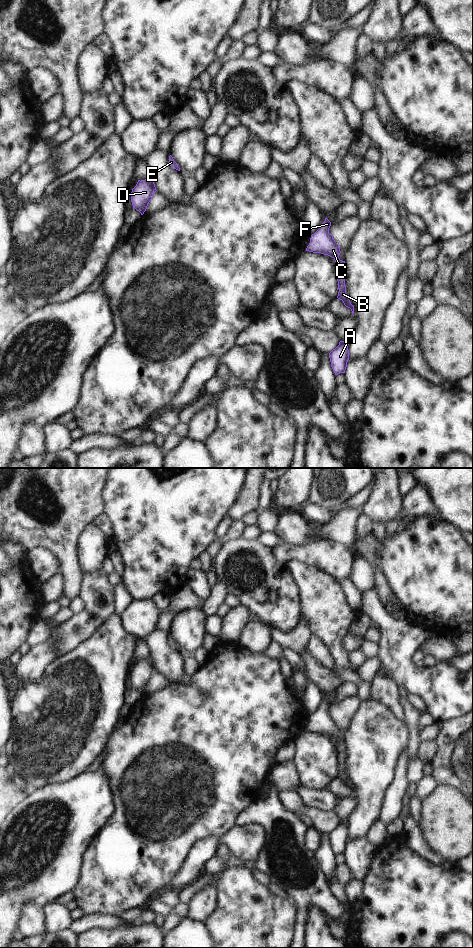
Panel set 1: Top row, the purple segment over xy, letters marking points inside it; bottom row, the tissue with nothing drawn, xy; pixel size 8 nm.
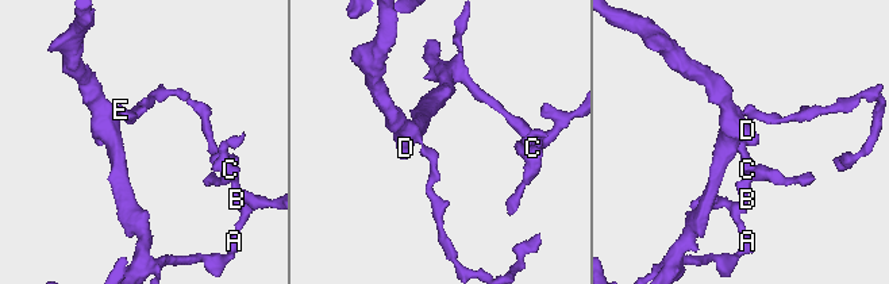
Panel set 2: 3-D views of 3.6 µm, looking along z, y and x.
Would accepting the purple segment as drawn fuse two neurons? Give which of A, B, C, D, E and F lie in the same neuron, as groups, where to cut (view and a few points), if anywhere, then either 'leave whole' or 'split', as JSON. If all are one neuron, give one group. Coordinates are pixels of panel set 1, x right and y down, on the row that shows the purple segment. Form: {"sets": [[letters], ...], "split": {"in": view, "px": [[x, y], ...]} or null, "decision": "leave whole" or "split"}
{"sets": [["A", "B", "C", "D", "E", "F"]], "split": null, "decision": "leave whole"}

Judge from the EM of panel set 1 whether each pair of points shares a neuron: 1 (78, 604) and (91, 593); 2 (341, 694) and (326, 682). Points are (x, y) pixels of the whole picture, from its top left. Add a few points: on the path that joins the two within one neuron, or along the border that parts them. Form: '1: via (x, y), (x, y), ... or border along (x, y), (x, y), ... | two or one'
1: border along (81, 596), (85, 607), (75, 615) | two
2: border along (344, 681), (337, 689), (335, 697), (331, 702) | two

